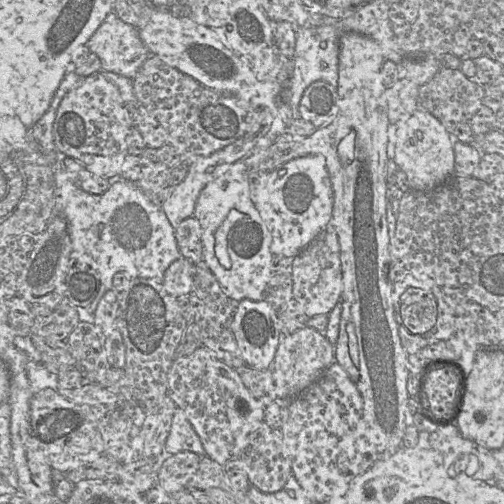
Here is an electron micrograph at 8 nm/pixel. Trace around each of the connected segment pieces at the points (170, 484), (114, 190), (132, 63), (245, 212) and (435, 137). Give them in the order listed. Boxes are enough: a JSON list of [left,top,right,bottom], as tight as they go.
[[158,451,201,493],[32,72,182,315],[87,12,151,79],[193,158,274,369],[393,107,454,191]]

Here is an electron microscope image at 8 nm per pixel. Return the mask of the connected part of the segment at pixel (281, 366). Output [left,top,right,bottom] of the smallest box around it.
[271,326,334,401]

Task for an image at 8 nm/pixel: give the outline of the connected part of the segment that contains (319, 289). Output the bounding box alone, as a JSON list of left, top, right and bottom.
[291,224,342,318]

